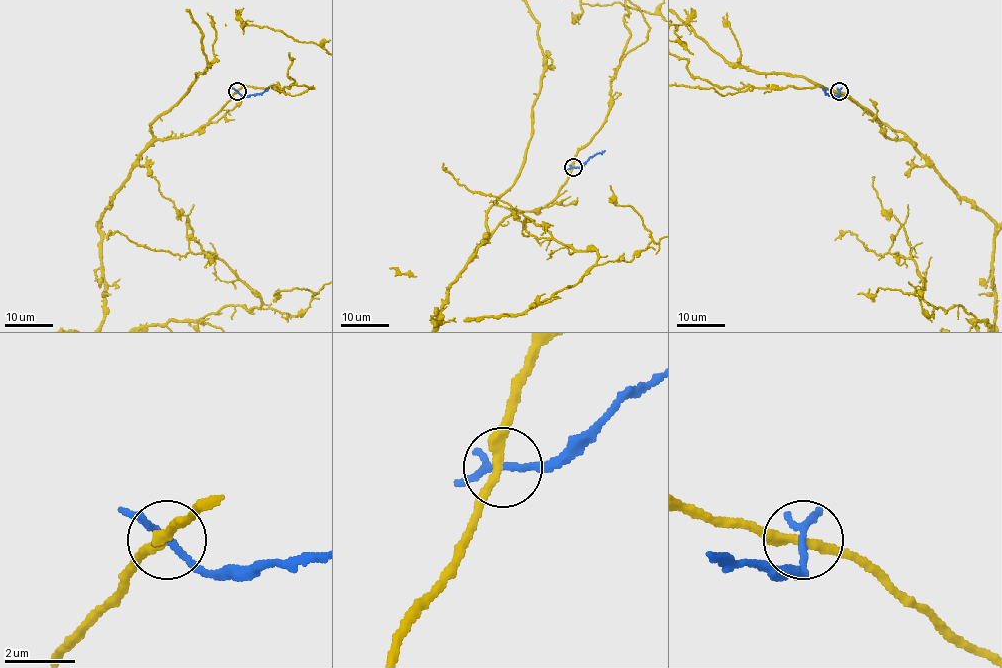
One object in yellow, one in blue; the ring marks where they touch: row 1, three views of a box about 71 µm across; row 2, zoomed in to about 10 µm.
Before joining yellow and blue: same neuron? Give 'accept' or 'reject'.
reject

